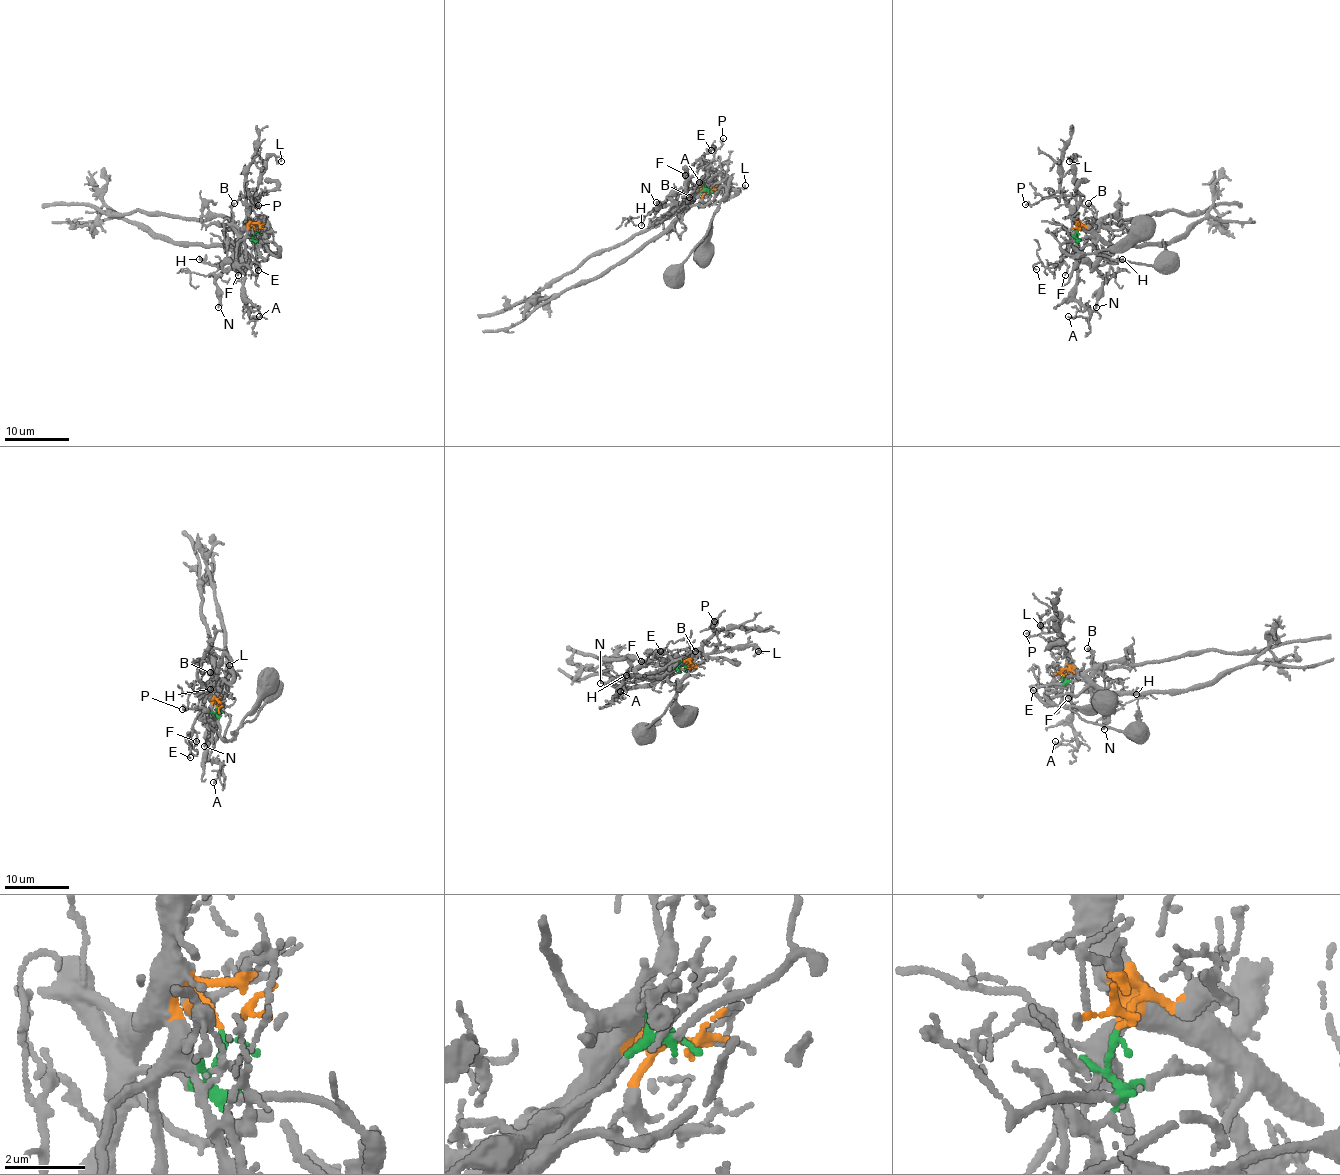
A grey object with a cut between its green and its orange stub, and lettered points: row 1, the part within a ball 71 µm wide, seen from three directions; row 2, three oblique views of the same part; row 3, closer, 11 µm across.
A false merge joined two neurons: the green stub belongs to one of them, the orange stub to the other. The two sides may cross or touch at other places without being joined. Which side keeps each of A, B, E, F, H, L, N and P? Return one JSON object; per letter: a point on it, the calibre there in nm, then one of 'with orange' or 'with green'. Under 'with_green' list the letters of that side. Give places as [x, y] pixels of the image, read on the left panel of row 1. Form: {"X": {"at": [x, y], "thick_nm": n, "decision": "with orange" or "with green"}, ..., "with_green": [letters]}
{"A": {"at": [259, 316], "thick_nm": 90, "decision": "with orange"}, "B": {"at": [234, 203], "thick_nm": 100, "decision": "with orange"}, "E": {"at": [258, 270], "thick_nm": 90, "decision": "with orange"}, "F": {"at": [238, 275], "thick_nm": 110, "decision": "with orange"}, "H": {"at": [199, 259], "thick_nm": 110, "decision": "with green"}, "L": {"at": [281, 161], "thick_nm": 120, "decision": "with orange"}, "N": {"at": [218, 307], "thick_nm": 180, "decision": "with green"}, "P": {"at": [258, 205], "thick_nm": 150, "decision": "with orange"}, "with_green": ["H", "N"]}

